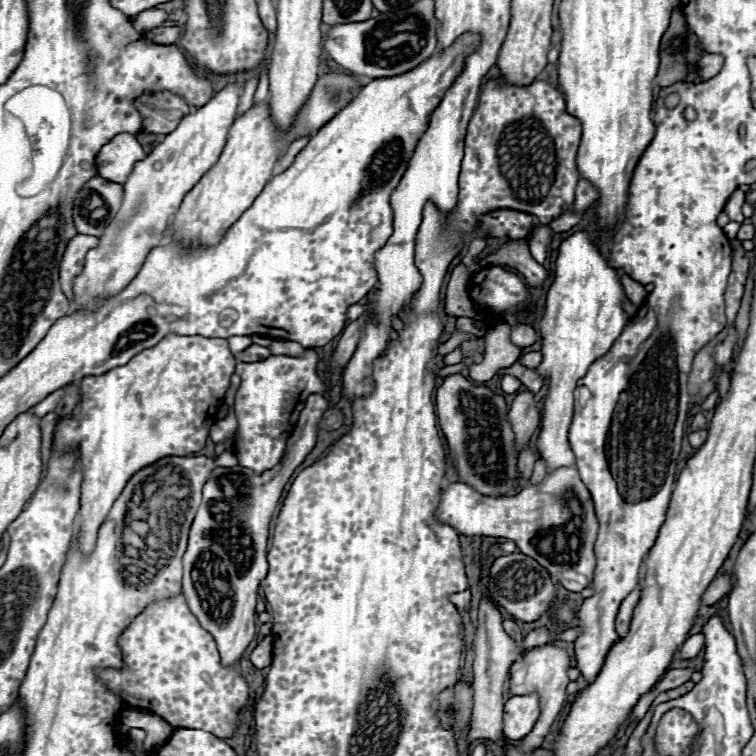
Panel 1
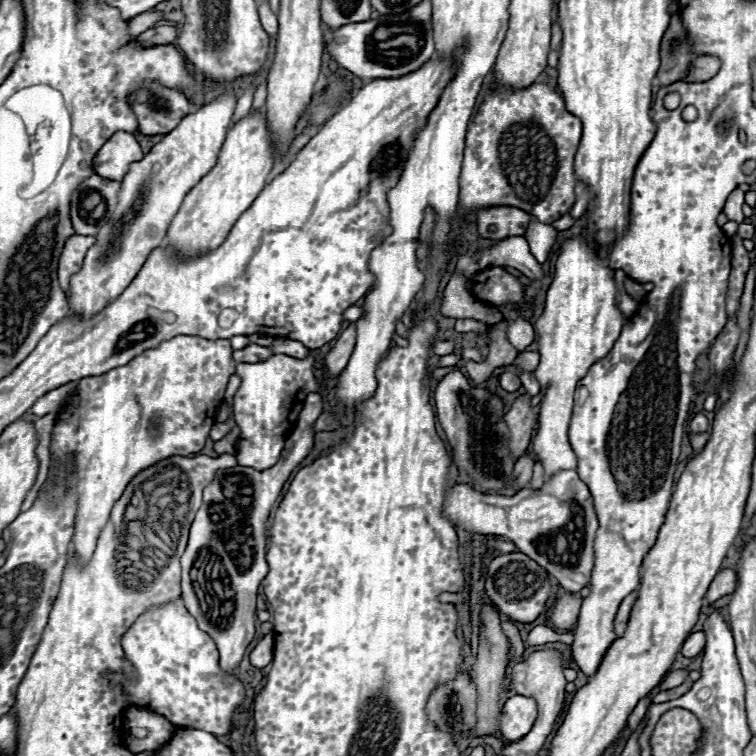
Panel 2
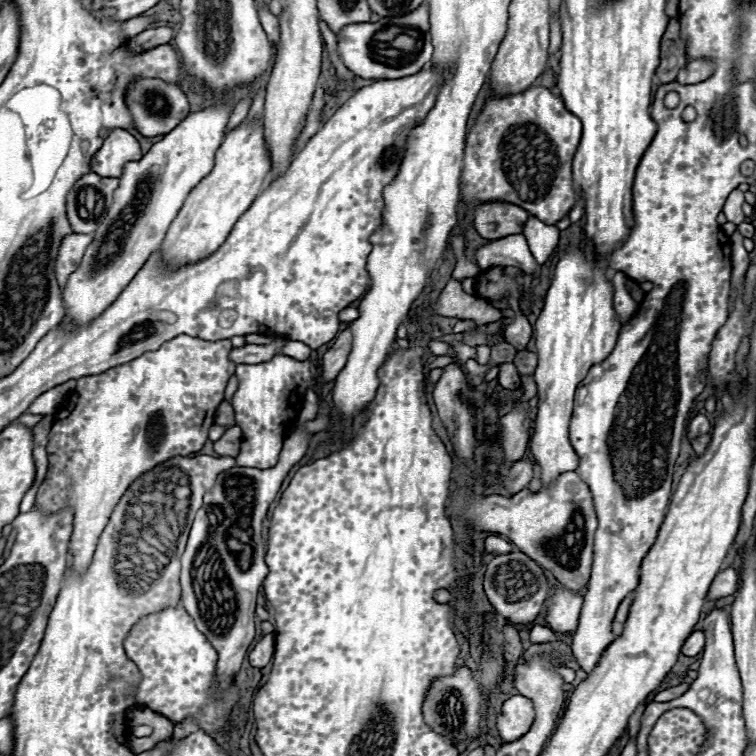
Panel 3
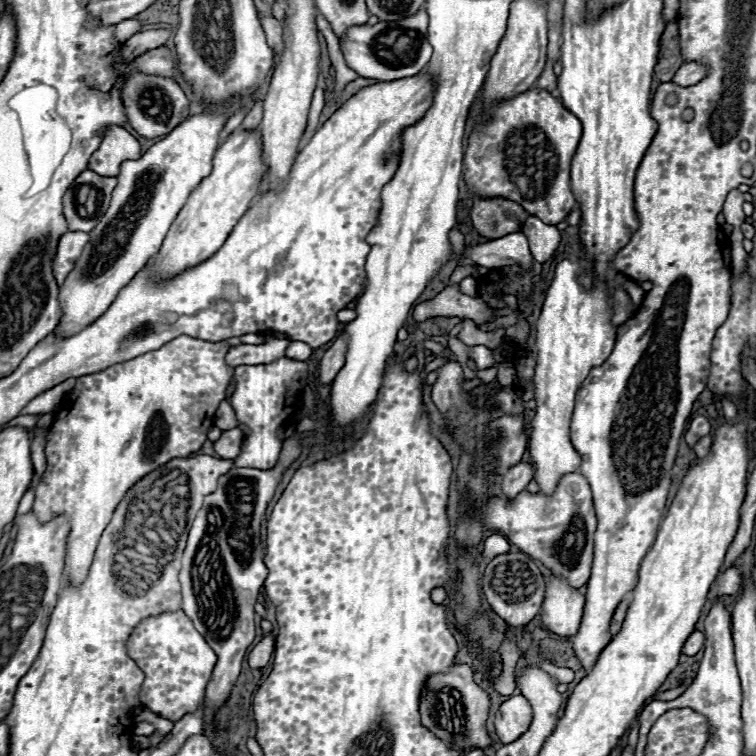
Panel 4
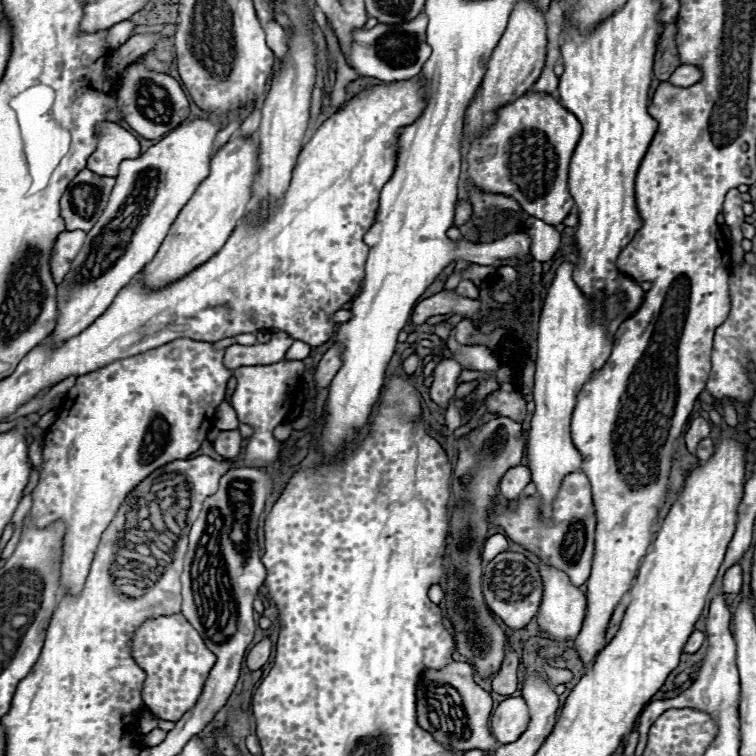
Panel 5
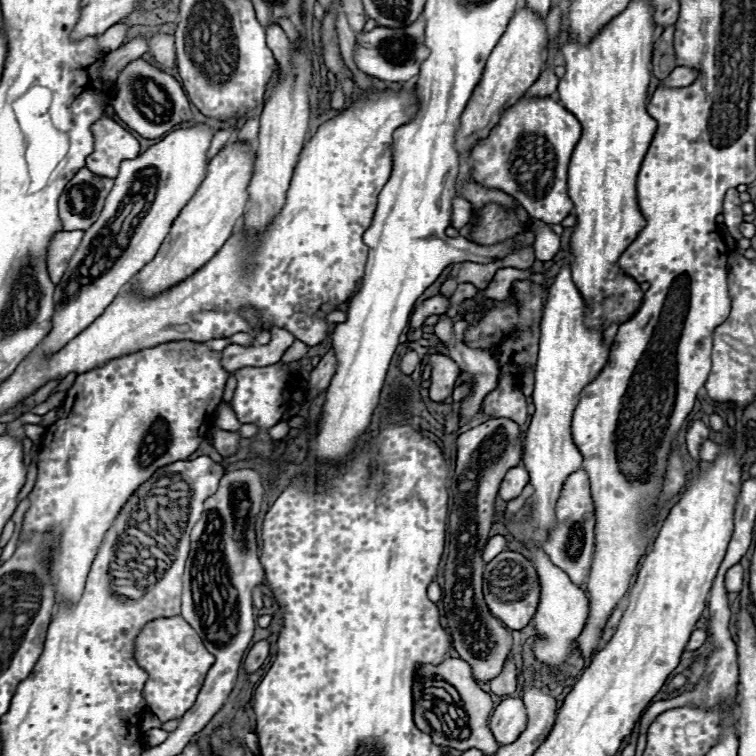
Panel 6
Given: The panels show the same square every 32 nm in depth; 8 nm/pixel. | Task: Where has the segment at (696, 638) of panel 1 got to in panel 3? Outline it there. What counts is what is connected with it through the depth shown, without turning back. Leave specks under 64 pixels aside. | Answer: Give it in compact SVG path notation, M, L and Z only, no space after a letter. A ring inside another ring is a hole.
M696 630L696 632L692 632L692 634L688 636L688 640L684 642L682 654L684 654L684 656L696 656L702 648L704 648L704 634Z

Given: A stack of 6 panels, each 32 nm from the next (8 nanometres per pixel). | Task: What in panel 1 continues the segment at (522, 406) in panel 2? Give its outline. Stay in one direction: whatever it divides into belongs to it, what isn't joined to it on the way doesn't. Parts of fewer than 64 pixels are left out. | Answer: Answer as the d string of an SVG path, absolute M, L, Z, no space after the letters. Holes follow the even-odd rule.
M522 392L514 398L508 412L508 422L512 424L516 452L520 454L528 446L530 436L534 434L540 422L540 406L534 402L532 392Z

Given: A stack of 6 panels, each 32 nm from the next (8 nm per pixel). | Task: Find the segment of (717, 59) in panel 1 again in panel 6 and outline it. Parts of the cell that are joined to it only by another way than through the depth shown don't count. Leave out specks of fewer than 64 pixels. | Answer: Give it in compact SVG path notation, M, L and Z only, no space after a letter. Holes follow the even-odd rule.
M678 66L664 80L660 80L660 86L666 86L666 88L684 88L684 86L690 86L694 80L696 80L696 72L694 70Z

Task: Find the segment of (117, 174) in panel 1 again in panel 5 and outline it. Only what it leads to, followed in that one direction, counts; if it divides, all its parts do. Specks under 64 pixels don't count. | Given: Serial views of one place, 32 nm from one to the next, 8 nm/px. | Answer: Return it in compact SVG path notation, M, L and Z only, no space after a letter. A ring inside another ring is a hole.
M104 122L96 126L98 146L96 152L88 158L86 168L96 172L98 176L114 178L118 174L118 166L122 160L132 160L140 156L138 140L114 122Z

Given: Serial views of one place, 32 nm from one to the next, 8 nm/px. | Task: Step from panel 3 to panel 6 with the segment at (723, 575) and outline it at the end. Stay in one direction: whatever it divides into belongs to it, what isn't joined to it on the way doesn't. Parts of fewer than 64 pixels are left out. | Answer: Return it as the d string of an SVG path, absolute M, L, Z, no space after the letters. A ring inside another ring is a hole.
M740 564L732 566L726 572L726 590L728 592L740 592L742 590L742 578L744 578L744 568Z

